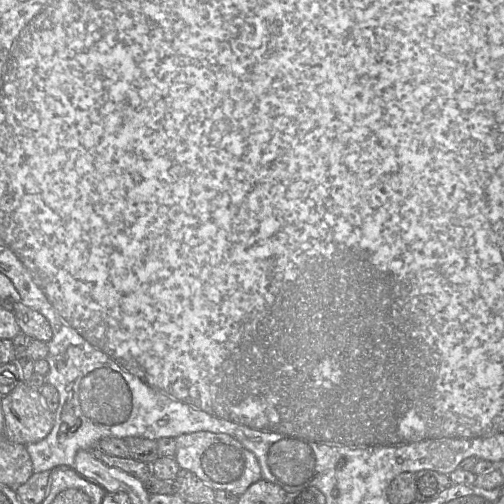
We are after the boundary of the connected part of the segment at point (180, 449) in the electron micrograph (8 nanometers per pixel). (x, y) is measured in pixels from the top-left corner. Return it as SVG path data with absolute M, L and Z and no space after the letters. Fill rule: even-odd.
M199 431L183 433L174 439L174 458L179 468L194 473L214 490L225 490L240 496L250 485L262 478L260 464L255 455L228 434Z

